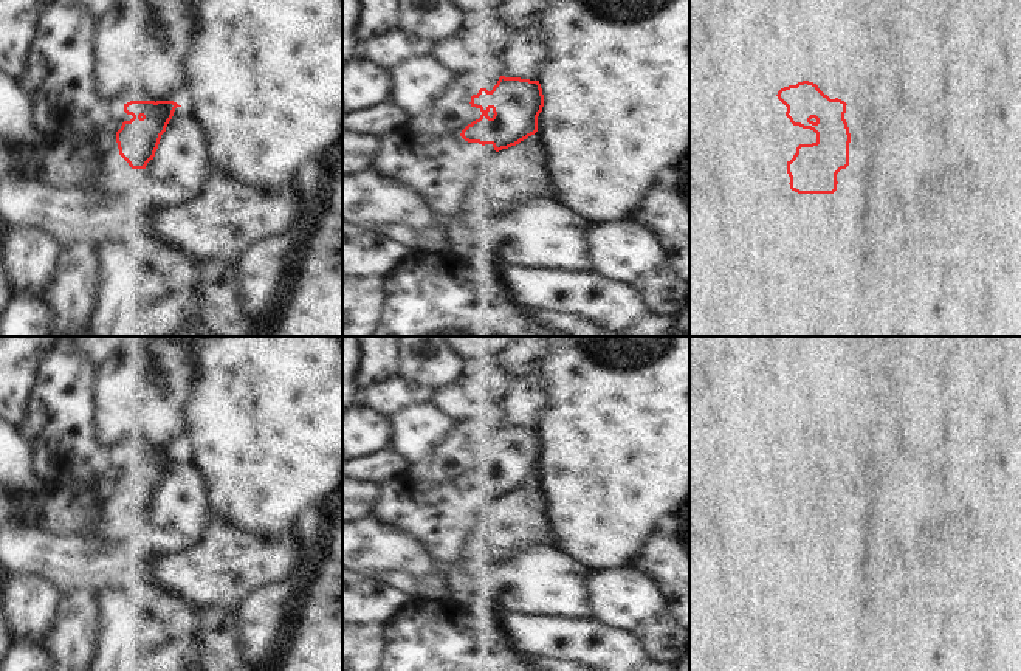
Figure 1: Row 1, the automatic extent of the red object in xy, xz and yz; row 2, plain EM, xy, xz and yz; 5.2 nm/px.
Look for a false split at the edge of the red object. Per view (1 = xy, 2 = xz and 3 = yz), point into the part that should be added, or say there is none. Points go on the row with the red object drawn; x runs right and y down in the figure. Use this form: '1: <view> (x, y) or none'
1: xy (59, 75)
2: xz (439, 169)
3: yz (862, 127)

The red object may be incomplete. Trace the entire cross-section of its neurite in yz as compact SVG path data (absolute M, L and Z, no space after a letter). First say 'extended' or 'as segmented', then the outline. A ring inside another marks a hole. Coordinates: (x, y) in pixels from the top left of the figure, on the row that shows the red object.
extended; M809 81L784 87L776 96L787 107L786 116L793 126L816 133L815 143L799 144L793 158L787 161L790 189L798 194L834 194L835 191L851 197L868 194L869 189L863 186L858 161L874 153L878 121L857 105L846 104L838 98L830 99Z

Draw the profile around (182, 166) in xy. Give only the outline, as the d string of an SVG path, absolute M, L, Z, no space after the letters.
M177 107L155 157L146 166L146 195L160 209L184 206L205 191L212 169L201 122L187 107Z

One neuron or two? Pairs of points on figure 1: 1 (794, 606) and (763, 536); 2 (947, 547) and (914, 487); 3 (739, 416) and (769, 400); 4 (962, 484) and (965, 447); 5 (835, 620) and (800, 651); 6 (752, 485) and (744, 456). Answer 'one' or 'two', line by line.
1: one
2: one
3: two
4: two
5: two
6: one

